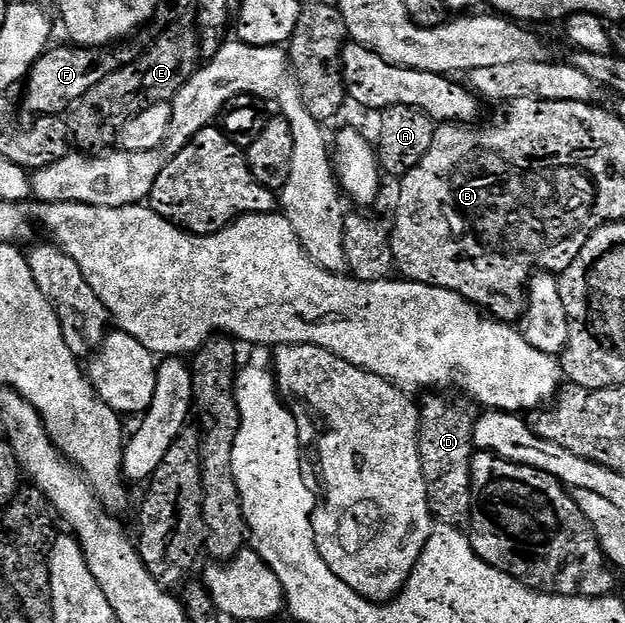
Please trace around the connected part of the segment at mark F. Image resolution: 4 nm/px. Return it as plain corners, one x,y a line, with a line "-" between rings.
53,46
46,50
33,64
32,71
24,81
25,108
27,111
33,112
34,117
61,116
68,113
73,104
79,102
96,84
103,82
103,78
107,78
117,68
130,64
135,59
135,52
125,48
129,46
117,46
112,50
108,47
68,47
56,48

